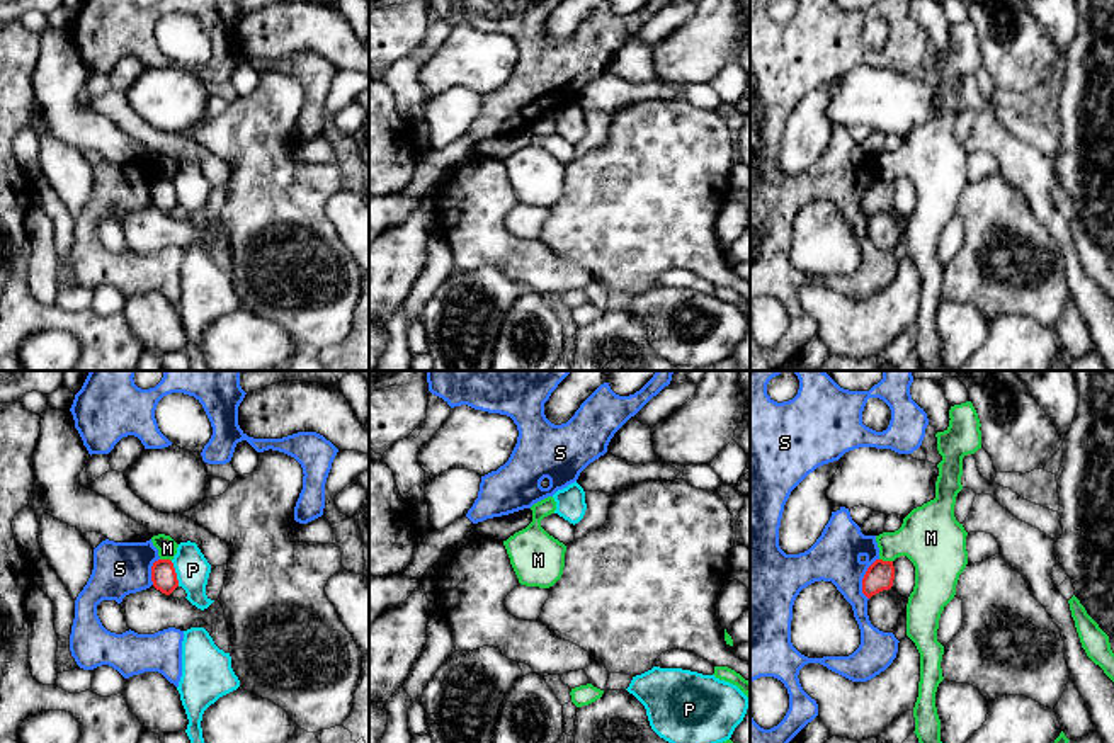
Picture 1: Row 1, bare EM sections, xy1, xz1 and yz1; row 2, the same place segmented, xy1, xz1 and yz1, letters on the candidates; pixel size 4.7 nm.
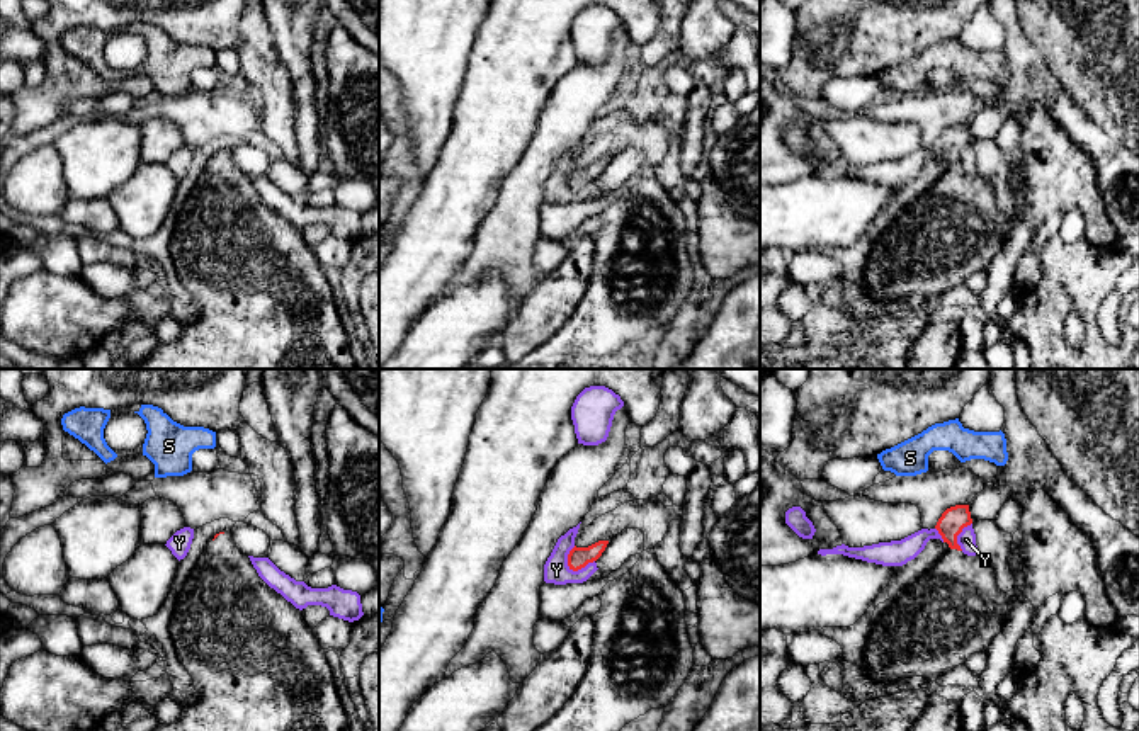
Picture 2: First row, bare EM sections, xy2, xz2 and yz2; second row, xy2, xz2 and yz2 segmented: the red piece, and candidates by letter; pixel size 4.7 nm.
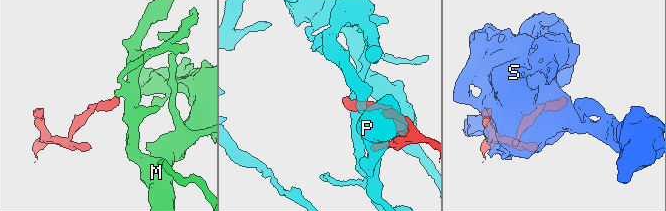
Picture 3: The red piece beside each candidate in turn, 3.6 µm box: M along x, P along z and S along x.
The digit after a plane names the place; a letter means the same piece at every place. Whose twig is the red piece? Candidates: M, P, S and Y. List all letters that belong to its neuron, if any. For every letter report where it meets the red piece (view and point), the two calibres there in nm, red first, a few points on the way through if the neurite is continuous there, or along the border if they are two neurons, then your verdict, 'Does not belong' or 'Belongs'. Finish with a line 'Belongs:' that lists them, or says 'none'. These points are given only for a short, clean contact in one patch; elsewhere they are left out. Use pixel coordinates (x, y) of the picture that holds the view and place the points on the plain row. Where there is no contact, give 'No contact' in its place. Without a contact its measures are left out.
M: Touches red at yz1 (886, 181). Thickness 140 nm (red) against 300 nm. Boundary: yz1 (880, 177), (892, 181). Does not belong
P: Touches red at xy1 (176, 192). Thickness 120 nm (red) against 160 nm. Does not belong
S: Touches red at yz1 (863, 198). Thickness 140 nm (red) against 240 nm. Does not belong
Y: Touches red at xz2 (577, 189). Thickness 100 nm (red) against 120 nm. Boundary: xz2 (566, 174), (566, 182), (573, 189), (580, 189), (594, 179). Does not belong
Belongs: none

